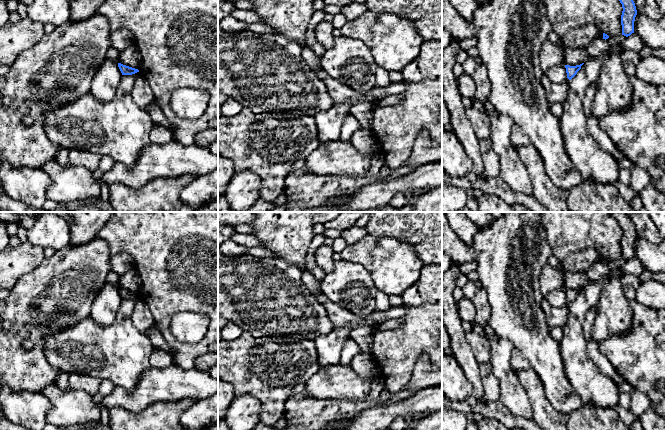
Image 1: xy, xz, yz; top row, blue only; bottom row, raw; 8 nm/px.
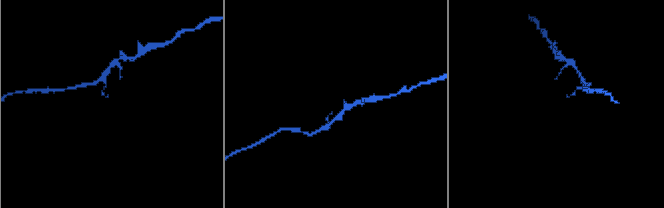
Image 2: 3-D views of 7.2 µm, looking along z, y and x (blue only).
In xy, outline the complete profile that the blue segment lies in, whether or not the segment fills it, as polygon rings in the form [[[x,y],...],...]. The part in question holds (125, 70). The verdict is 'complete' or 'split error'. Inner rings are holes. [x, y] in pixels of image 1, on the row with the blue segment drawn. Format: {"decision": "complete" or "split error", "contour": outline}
{"decision": "complete", "contour": [[[118,63],[118,67],[119,67],[122,75],[132,75],[132,74],[139,72],[138,69],[123,65],[121,63]]]}

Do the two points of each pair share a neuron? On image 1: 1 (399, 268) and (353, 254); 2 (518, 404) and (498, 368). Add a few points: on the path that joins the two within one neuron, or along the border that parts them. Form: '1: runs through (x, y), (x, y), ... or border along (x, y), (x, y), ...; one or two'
1: runs through (388, 260), (377, 254), (364, 254); one
2: runs through (512, 395), (508, 380), (505, 377); one

